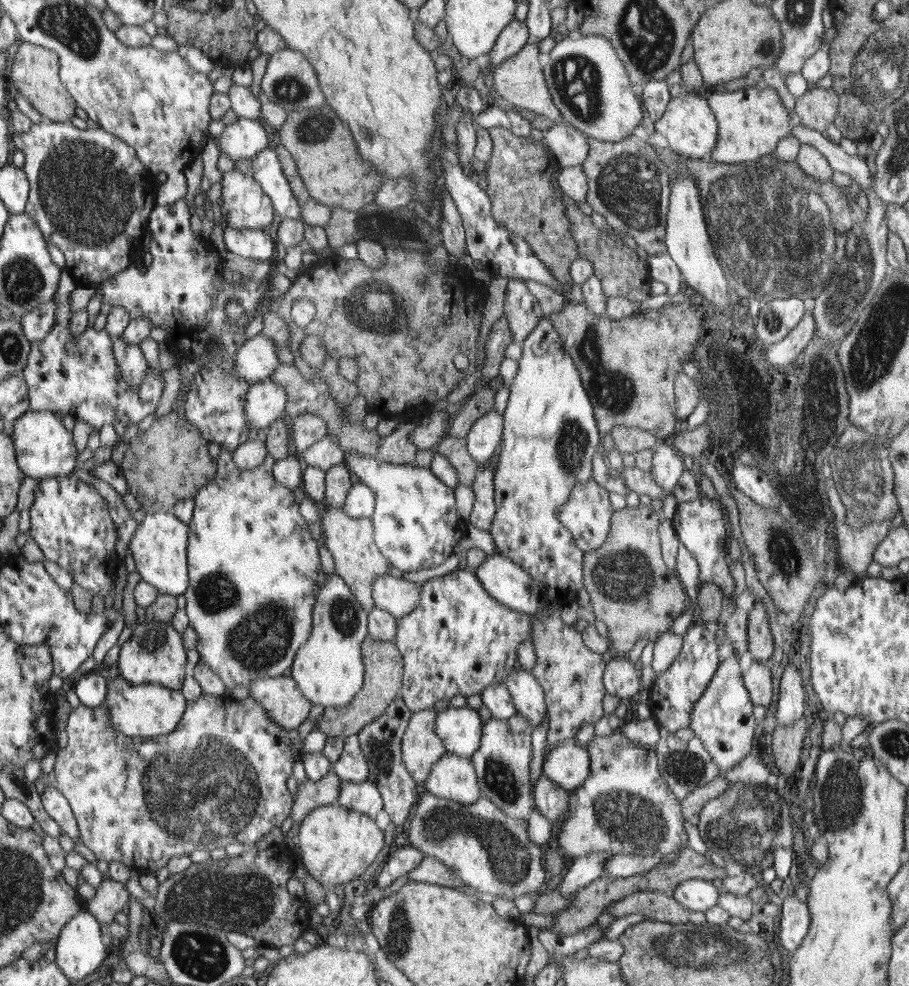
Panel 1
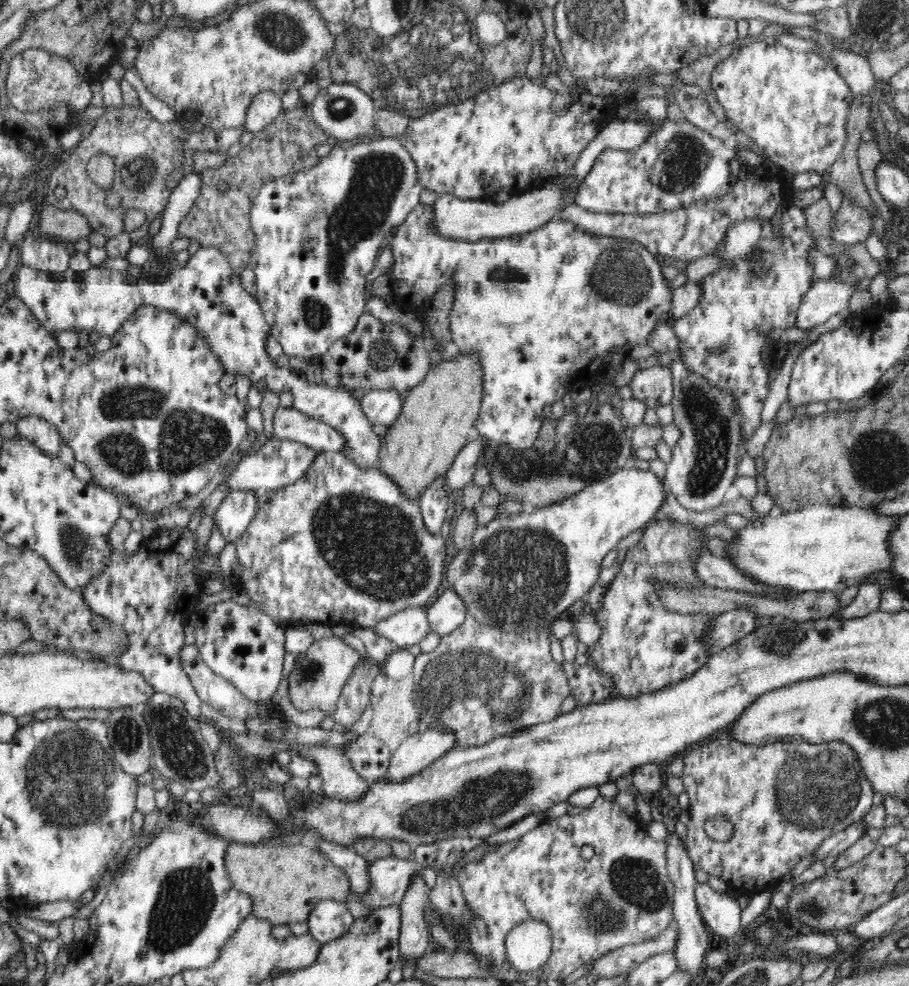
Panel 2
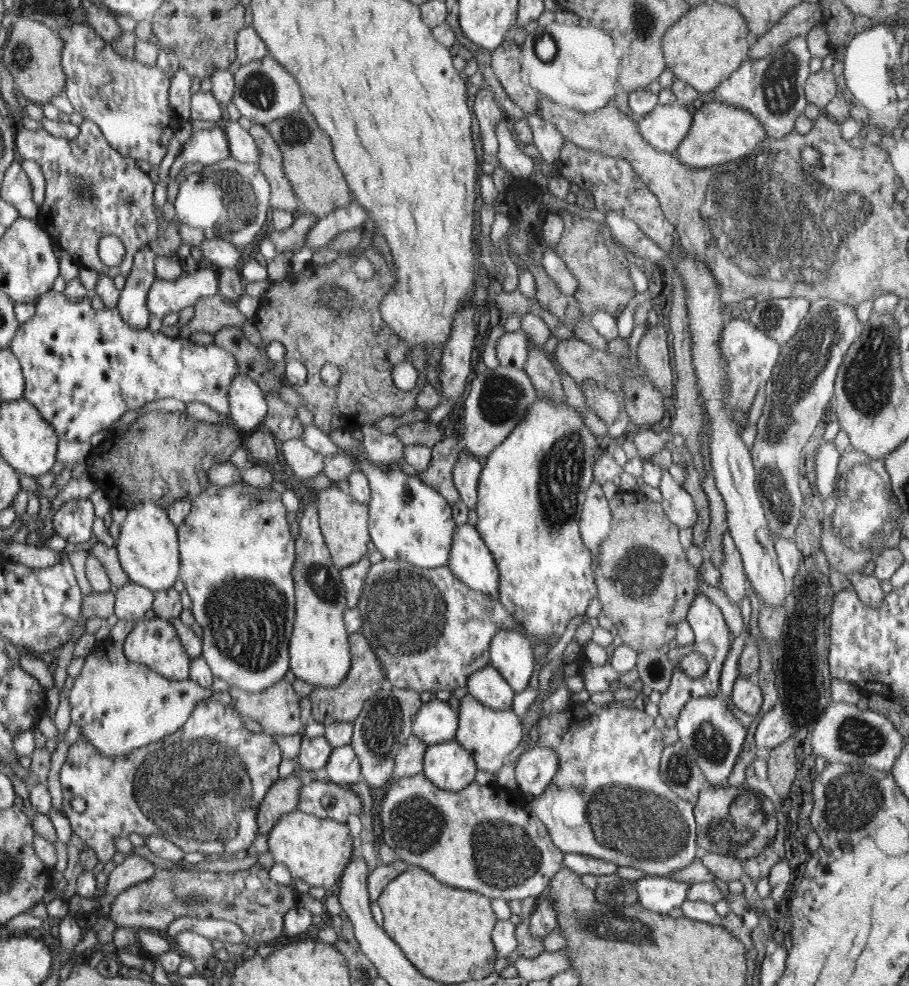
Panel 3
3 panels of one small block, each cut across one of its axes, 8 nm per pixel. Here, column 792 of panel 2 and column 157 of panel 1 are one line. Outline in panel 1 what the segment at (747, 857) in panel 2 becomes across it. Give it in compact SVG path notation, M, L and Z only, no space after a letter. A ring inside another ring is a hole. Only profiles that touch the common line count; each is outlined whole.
M203 692L195 701L188 701L188 708L174 732L157 740L126 736L114 730L109 722L109 710L104 704L97 707L81 704L78 708L72 709L65 730L68 735L68 744L58 751L54 768L48 774L48 778L54 789L67 798L76 818L79 838L99 860L105 860L108 863L116 860L129 868L135 867L142 873L154 873L159 868L167 866L170 858L190 855L194 850L211 851L215 847L225 847L228 857L239 857L247 851L245 844L262 840L272 828L280 827L280 824L290 816L292 796L286 788L286 776L294 772L292 740L288 740L284 728L269 718L264 706L260 706L258 701L251 696L248 699L239 700L234 699L229 692L224 695L211 695Z

